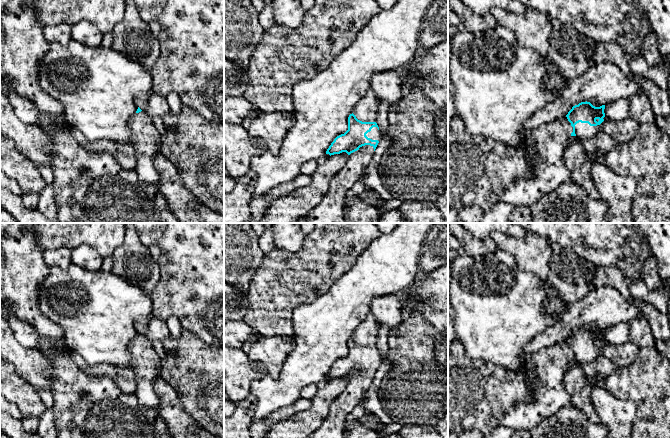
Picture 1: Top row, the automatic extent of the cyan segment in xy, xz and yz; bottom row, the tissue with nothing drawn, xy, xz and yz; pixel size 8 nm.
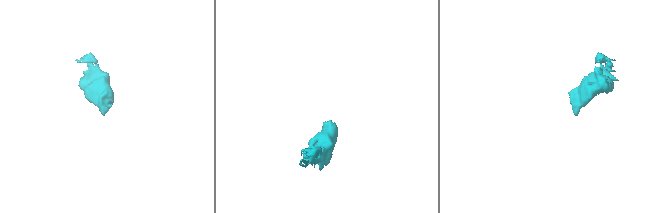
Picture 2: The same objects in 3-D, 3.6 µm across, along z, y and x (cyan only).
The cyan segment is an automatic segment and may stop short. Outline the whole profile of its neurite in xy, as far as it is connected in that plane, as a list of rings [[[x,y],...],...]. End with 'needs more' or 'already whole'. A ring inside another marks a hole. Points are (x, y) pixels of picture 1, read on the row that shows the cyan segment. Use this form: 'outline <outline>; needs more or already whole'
outline [[[139,107],[130,119],[129,127],[135,147],[135,171],[142,182],[157,186],[160,175],[154,166],[154,158],[161,153],[161,135],[155,128],[152,118]]]; needs more

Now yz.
outline [[[581,102],[573,106],[565,117],[535,129],[531,143],[523,146],[535,177],[512,182],[499,196],[500,201],[515,208],[530,207],[568,181],[571,172],[564,165],[566,142],[570,136],[585,141],[601,133],[600,124],[607,120],[604,109],[605,105],[595,107],[590,102]]]; needs more

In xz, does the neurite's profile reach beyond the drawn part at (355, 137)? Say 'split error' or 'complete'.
split error

